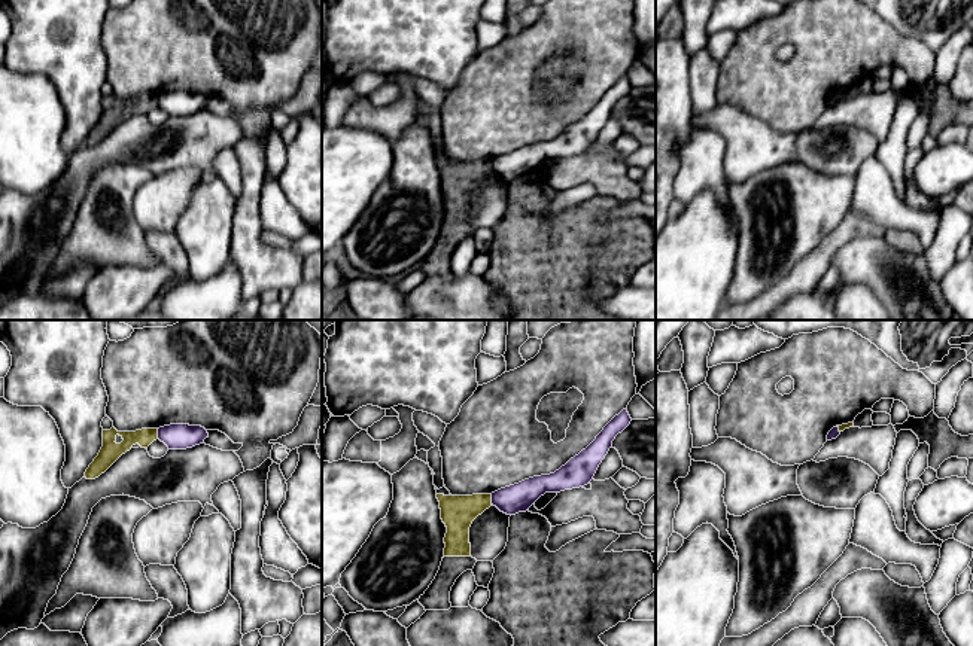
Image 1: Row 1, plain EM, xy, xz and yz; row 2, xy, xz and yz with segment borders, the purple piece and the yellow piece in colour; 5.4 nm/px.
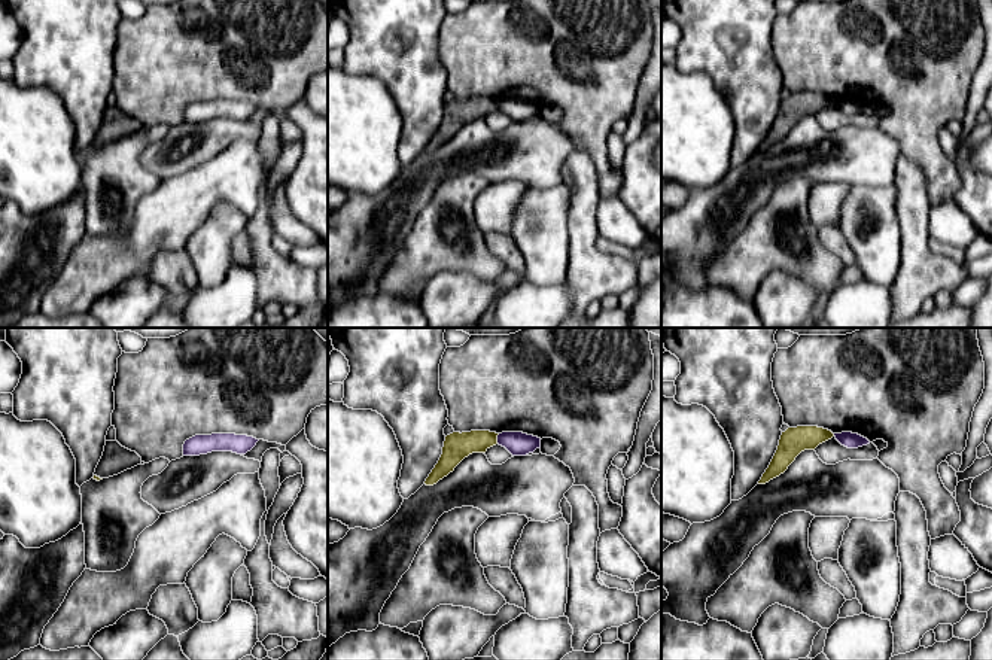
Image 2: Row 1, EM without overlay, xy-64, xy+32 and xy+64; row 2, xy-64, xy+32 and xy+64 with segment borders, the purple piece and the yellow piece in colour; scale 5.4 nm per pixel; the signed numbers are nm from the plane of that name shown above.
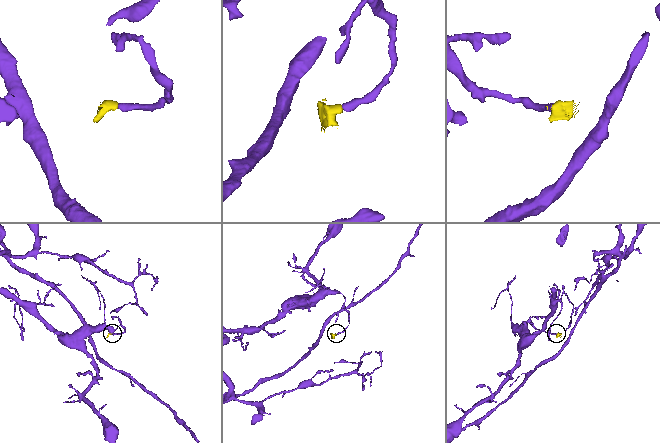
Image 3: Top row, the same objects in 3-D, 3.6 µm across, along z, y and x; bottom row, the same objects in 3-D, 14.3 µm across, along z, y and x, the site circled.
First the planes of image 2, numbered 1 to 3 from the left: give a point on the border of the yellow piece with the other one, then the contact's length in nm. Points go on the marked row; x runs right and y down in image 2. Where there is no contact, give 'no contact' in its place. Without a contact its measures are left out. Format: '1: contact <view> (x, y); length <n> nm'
1: no contact
2: contact xy+32 (498, 438); length 60 nm
3: no contact

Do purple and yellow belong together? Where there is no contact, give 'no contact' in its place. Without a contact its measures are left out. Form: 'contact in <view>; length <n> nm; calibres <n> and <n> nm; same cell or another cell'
contact in xy; length 60 nm; calibres 140 and 90 nm; another cell

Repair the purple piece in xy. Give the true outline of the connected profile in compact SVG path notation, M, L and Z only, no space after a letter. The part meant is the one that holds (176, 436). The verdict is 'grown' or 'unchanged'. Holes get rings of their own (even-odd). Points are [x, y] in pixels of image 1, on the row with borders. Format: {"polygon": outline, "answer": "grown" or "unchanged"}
{"polygon": "M170 424L158 429L158 439L168 450L186 450L204 442L209 433L201 426Z", "answer": "unchanged"}

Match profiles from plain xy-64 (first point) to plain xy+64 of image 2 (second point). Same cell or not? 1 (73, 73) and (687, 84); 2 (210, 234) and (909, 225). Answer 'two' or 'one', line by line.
1: two
2: two

